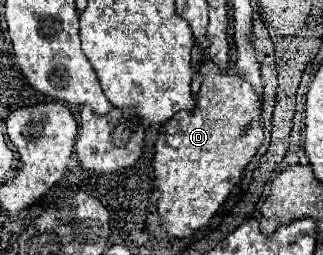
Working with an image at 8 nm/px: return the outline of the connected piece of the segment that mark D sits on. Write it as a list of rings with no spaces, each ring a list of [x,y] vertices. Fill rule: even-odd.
[[[210,61],[200,67],[200,73],[204,75],[204,83],[196,95],[196,107],[192,111],[180,111],[172,119],[168,119],[162,125],[156,141],[154,183],[162,193],[158,215],[170,237],[186,237],[204,227],[210,217],[217,214],[218,207],[224,203],[232,187],[240,181],[246,165],[252,161],[264,141],[262,99],[256,95],[254,87],[237,74],[218,71],[218,67]]]

